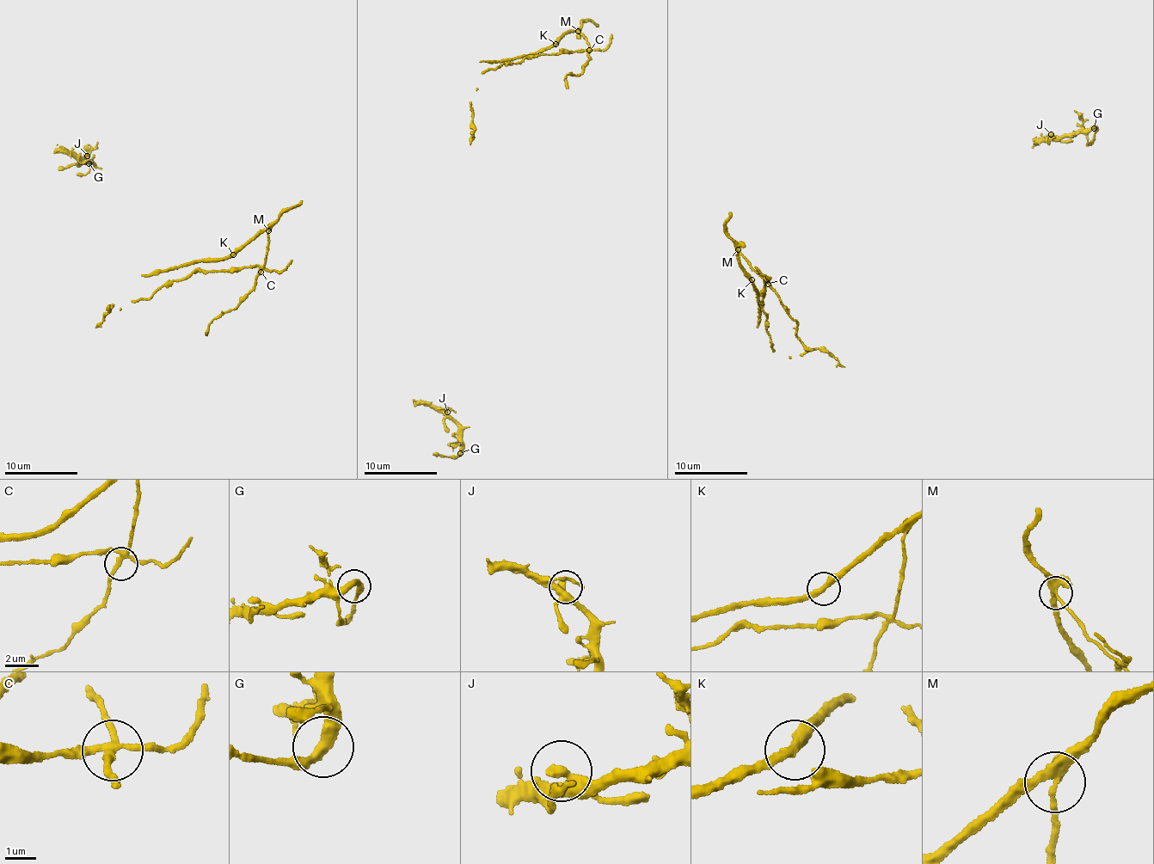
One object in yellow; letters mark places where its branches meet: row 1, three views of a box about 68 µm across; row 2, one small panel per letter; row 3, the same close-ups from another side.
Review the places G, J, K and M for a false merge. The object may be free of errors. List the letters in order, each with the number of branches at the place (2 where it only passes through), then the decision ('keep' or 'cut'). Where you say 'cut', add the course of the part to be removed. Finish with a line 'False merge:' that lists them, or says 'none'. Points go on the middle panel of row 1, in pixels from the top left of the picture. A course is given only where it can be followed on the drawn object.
G: branches 2; keep
J: branches 3; keep
K: branches 2; keep
M: branches 5; cut
False merge: M

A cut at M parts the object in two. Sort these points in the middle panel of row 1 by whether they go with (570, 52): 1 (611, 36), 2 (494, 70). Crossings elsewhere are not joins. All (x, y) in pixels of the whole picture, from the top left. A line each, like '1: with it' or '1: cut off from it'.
1: with it
2: with it

